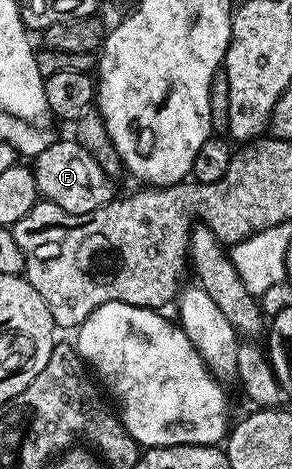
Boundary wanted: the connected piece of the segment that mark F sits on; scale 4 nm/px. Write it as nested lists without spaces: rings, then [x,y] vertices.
[[[73,139],[53,140],[52,145],[31,162],[30,168],[37,194],[43,200],[62,207],[62,211],[70,211],[70,215],[86,215],[90,211],[98,211],[114,199],[114,181],[107,177],[102,167],[98,167],[90,151],[80,147]]]

